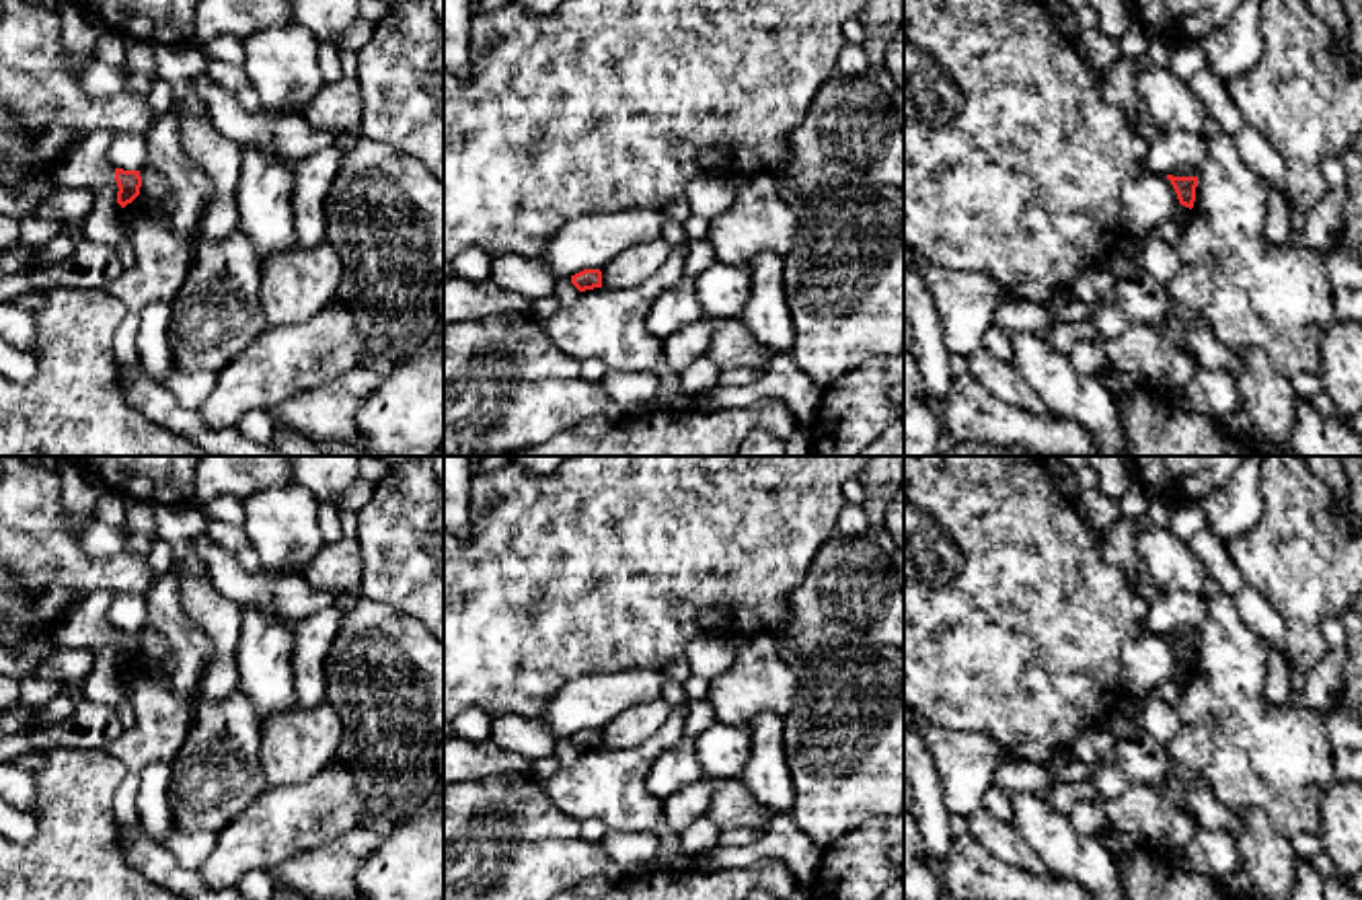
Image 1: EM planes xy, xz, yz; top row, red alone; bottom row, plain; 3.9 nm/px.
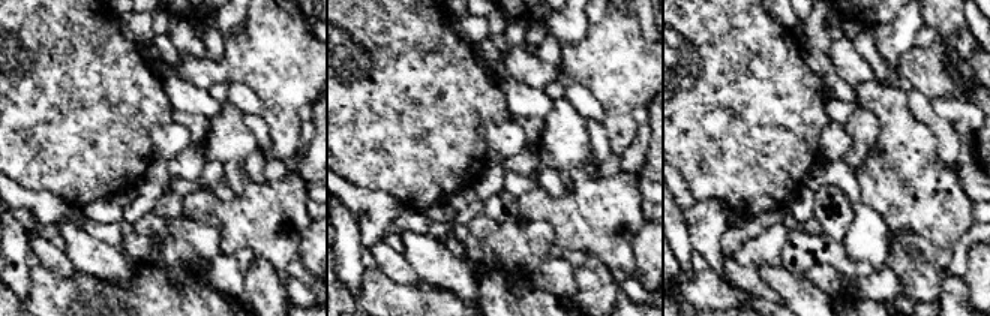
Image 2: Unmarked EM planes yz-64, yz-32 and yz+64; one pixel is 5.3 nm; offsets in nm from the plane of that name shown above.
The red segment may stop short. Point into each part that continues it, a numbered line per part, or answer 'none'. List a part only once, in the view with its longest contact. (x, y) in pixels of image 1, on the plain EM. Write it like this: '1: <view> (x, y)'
none

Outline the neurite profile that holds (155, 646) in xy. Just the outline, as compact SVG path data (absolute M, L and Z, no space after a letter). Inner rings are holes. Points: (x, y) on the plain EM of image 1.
M142 629L140 637L142 637L144 658L148 660L150 666L168 660L168 641L164 635L152 629Z

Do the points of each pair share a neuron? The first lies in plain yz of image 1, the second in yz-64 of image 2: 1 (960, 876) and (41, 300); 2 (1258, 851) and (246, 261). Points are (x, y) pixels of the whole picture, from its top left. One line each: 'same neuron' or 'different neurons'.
1: same neuron
2: different neurons

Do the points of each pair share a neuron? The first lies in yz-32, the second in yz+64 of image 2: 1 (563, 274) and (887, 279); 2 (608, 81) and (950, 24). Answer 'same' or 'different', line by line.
1: same
2: same

